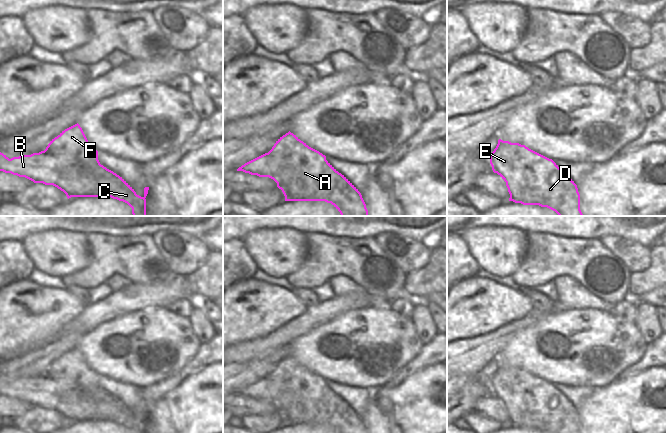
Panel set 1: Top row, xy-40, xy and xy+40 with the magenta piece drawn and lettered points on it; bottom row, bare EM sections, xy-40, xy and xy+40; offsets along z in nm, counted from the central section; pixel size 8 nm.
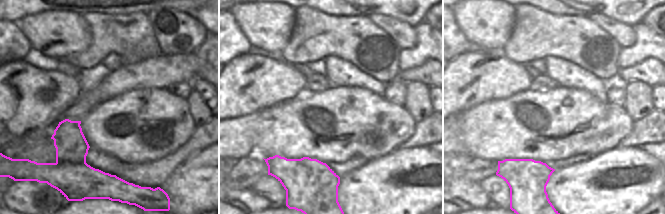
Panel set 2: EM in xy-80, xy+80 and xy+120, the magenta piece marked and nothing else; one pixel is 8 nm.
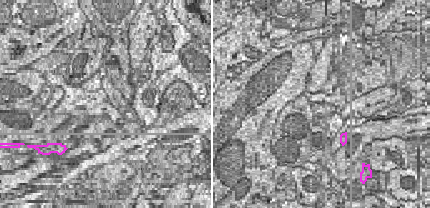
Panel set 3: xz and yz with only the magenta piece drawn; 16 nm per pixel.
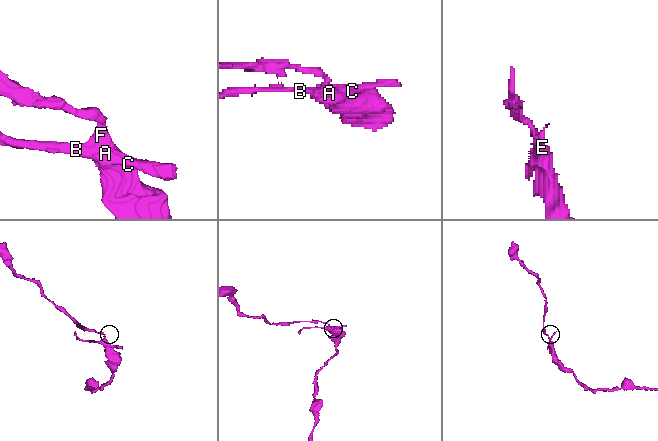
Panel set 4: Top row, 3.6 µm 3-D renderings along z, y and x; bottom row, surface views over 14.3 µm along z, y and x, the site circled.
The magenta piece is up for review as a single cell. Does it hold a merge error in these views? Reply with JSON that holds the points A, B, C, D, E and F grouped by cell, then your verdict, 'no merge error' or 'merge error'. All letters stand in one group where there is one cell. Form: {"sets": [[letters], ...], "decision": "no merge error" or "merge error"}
{"sets": [["A", "C", "D", "E", "F"], ["B"]], "decision": "merge error"}

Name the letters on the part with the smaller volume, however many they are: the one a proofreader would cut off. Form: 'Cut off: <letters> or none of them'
Cut off: B

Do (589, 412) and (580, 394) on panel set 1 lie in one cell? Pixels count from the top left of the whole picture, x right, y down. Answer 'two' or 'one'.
two

